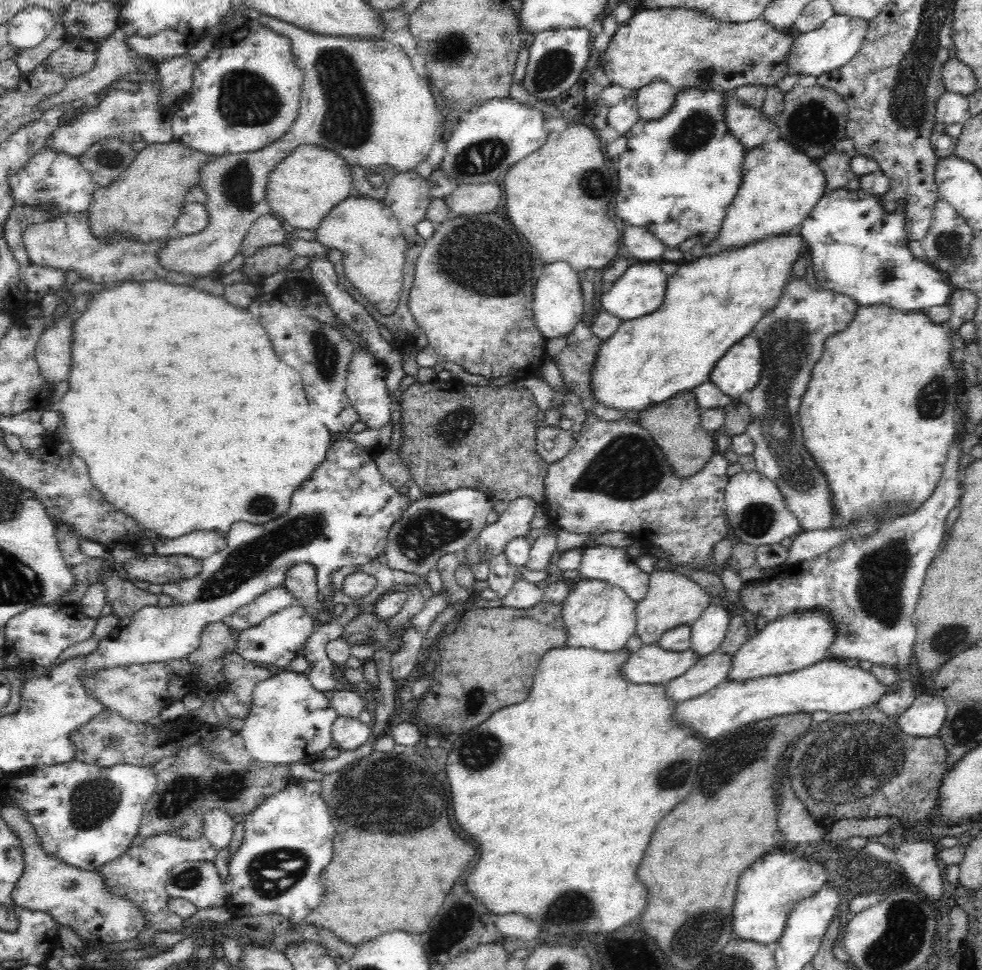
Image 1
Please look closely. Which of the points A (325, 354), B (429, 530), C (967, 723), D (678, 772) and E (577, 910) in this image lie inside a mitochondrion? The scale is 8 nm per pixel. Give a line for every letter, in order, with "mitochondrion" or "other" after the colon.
A: mitochondrion
B: mitochondrion
C: mitochondrion
D: mitochondrion
E: mitochondrion

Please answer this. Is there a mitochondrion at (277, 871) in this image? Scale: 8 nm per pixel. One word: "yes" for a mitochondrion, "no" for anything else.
yes

